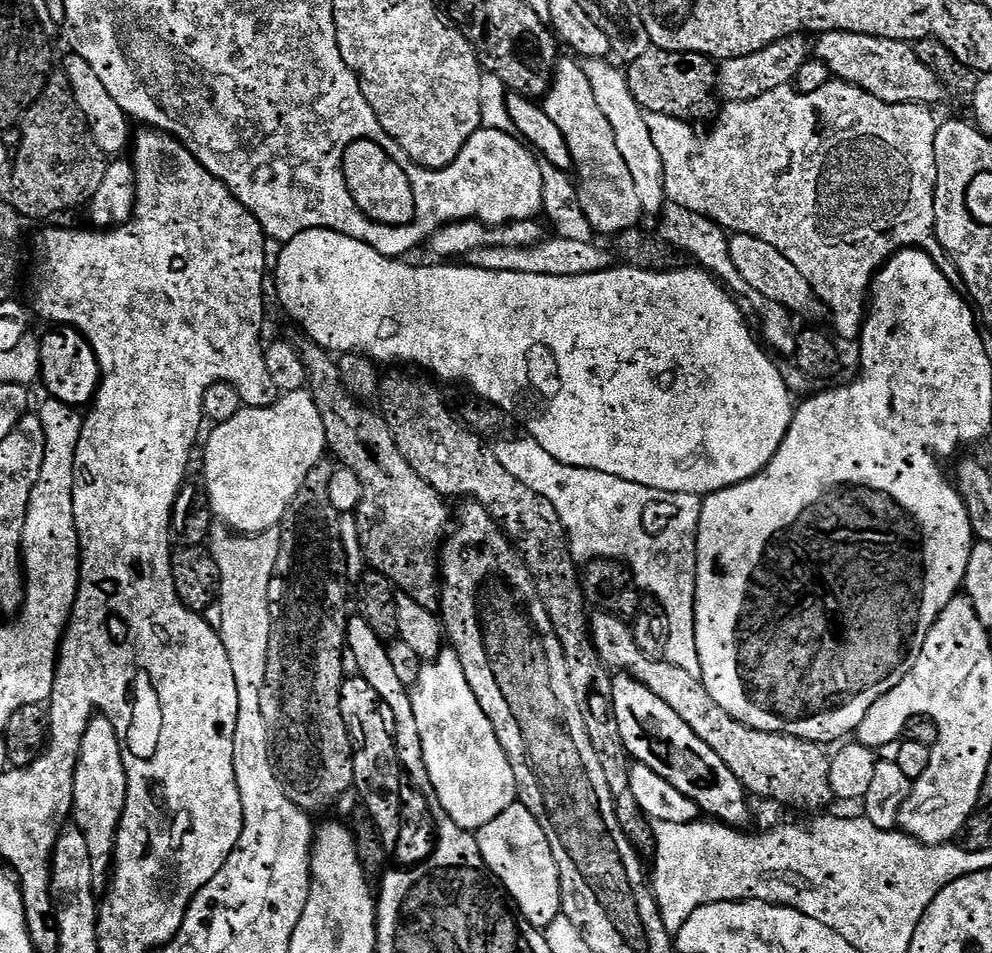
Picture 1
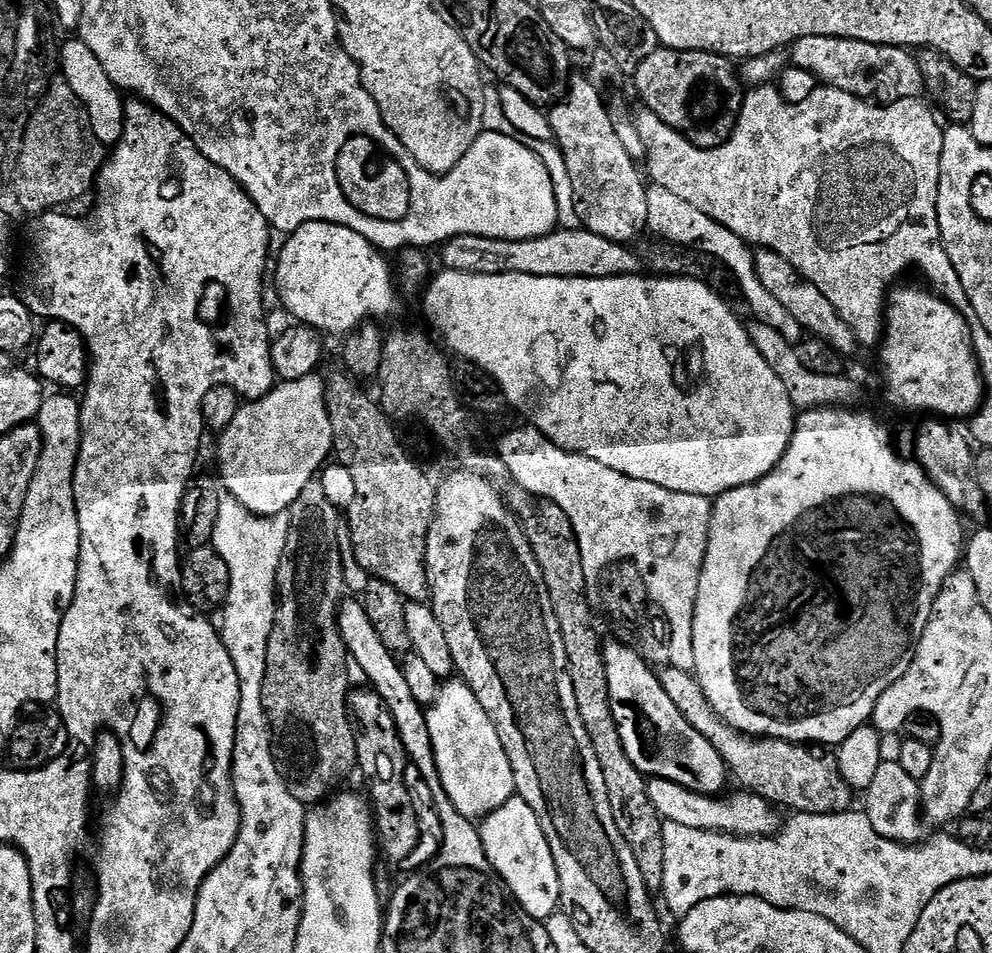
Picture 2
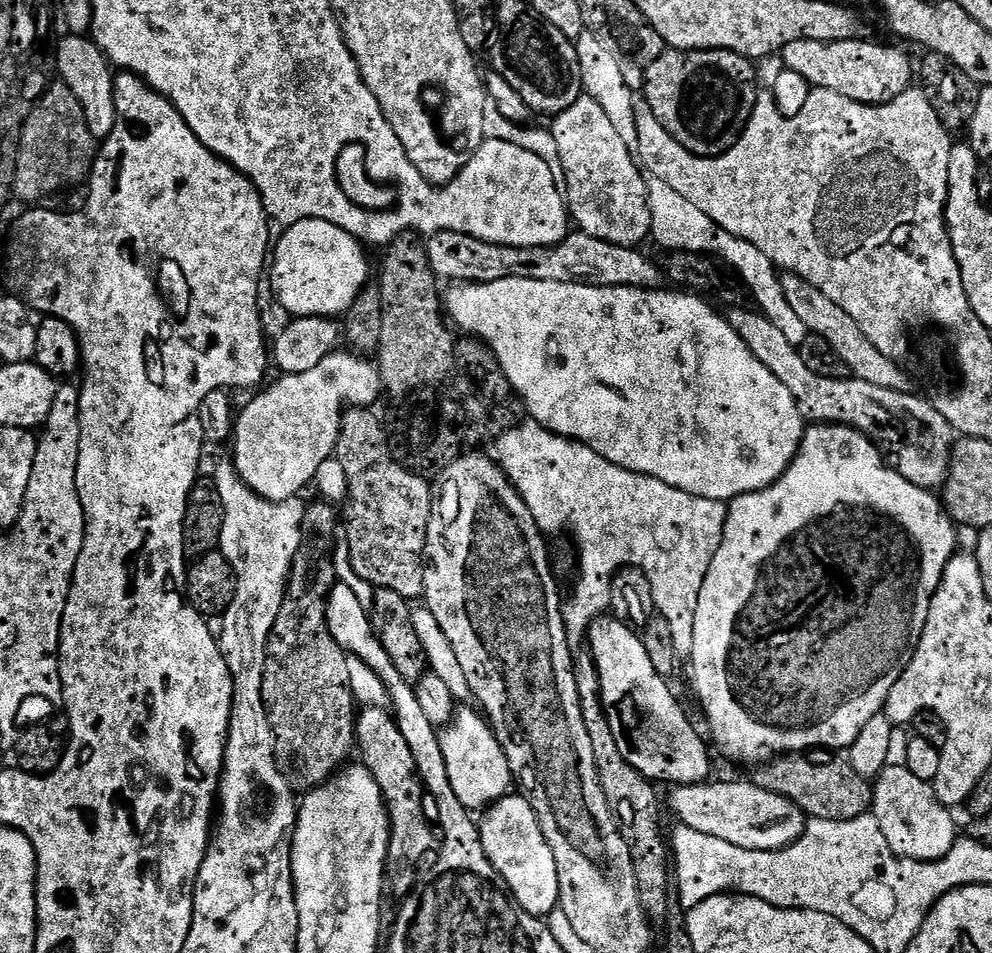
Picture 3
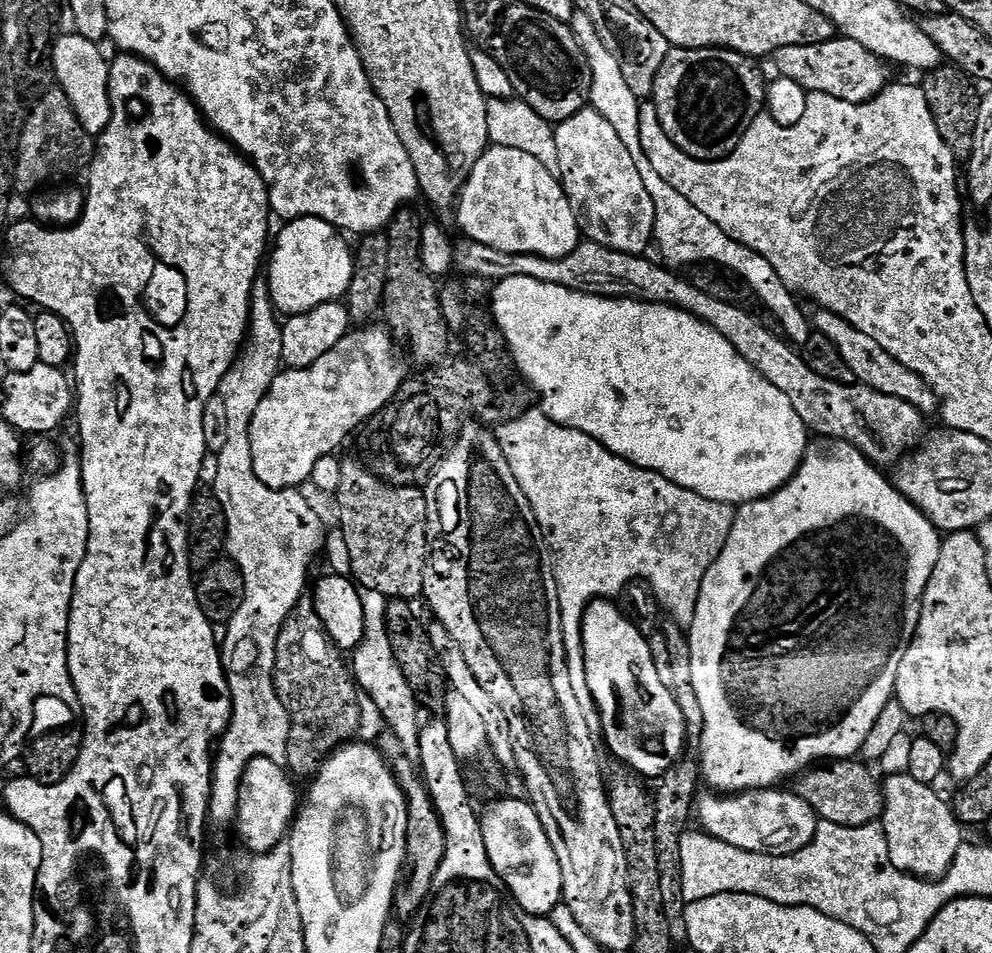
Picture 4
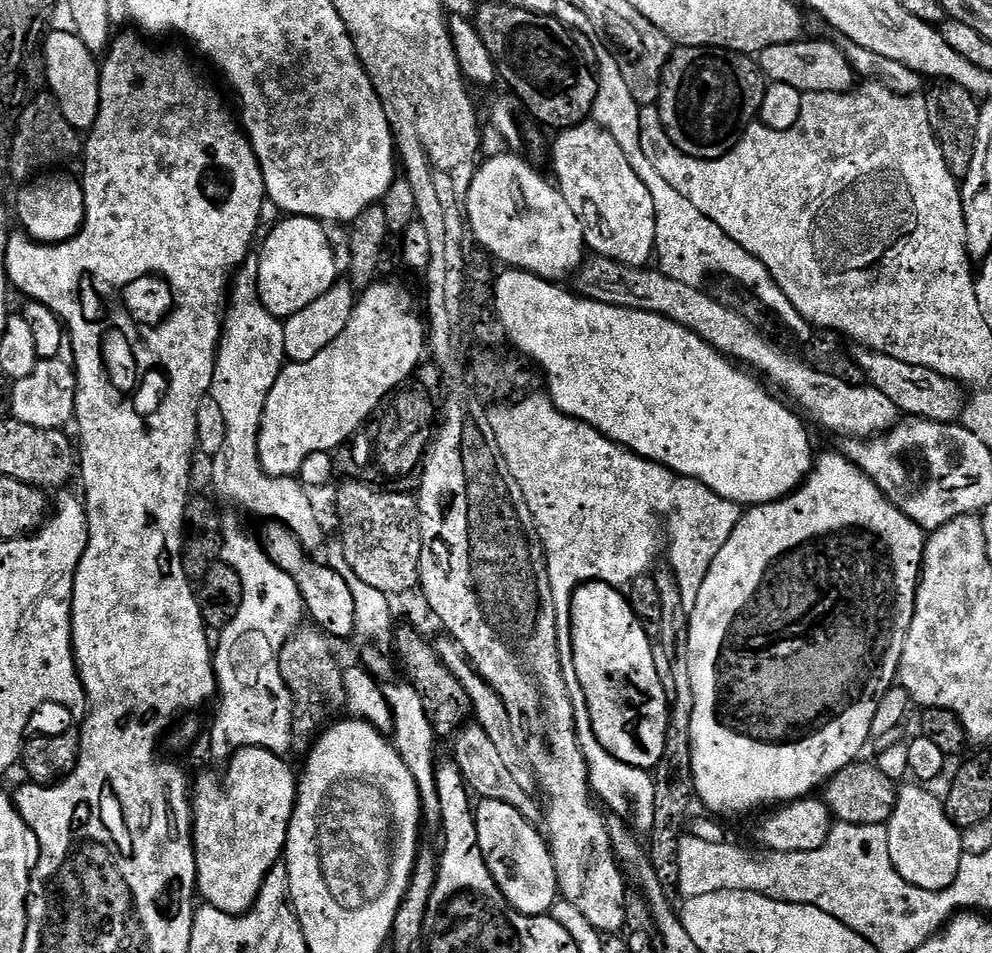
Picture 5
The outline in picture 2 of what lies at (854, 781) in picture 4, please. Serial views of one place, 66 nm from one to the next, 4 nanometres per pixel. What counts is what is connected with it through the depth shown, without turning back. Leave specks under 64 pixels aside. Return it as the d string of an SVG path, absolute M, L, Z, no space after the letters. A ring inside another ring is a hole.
M668 666L658 677L670 696L670 702L674 702L682 718L686 718L686 722L690 722L690 726L694 726L694 730L698 730L698 734L702 734L702 738L706 738L710 746L718 750L731 779L733 776L743 791L761 796L781 809L789 808L788 812L792 814L830 815L849 811L853 807L854 790L846 778L842 778L835 759L815 756L811 747L794 744L791 740L745 736L743 732L725 724L710 706L699 680L692 672Z

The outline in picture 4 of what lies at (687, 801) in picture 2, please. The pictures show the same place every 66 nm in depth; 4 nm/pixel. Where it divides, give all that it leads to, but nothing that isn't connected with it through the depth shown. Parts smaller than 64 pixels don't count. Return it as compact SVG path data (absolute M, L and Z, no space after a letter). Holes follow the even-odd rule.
M756 788L746 792L739 792L733 794L720 795L716 792L705 792L703 795L701 793L694 802L694 814L696 820L698 818L700 824L699 827L706 832L707 835L718 838L722 842L726 842L727 845L735 846L740 850L746 850L748 853L762 853L767 856L785 856L786 854L797 853L798 850L805 849L806 846L813 841L814 837L817 834L817 826L820 823L820 819L816 814L816 811L810 806L808 802L801 796L799 793L795 791L792 792L784 792L785 789L782 788Z

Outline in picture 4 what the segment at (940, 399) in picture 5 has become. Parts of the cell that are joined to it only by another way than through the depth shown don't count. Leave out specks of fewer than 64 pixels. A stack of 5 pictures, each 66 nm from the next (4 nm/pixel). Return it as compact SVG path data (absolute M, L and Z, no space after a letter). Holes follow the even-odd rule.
M817 307L815 311L816 313L811 313L810 316L811 327L826 338L830 338L834 346L838 346L838 354L842 354L846 366L854 370L859 383L864 384L870 390L878 390L878 394L890 394L894 398L902 398L902 402L910 402L910 406L914 406L922 413L931 414L937 411L936 393L924 383L924 379L914 374L914 370L906 370L906 366L902 366L902 362L886 354L886 350L882 350L882 346L878 346L878 342L874 342L870 334L862 334L862 330L850 326L846 318L821 307Z

